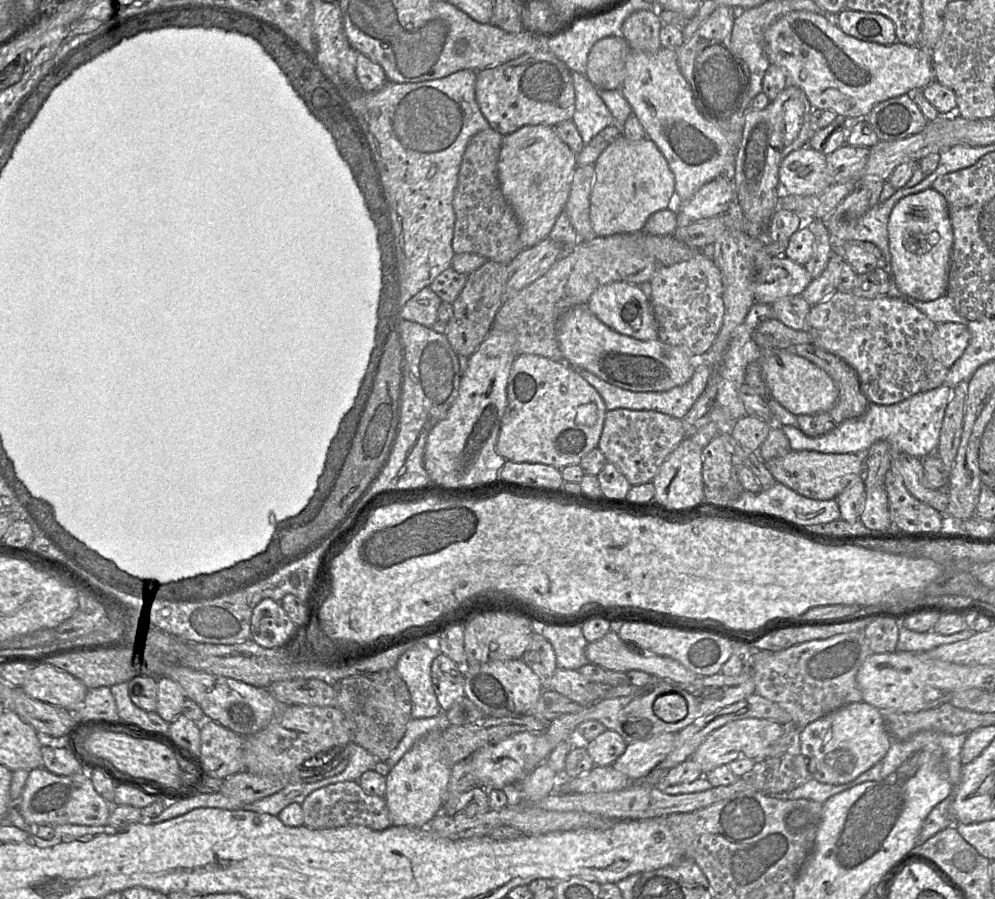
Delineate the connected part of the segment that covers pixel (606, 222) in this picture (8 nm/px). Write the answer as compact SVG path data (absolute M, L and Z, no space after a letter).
M619 136L608 144L594 163L595 177L590 196L590 221L595 236L606 237L615 234L642 231L649 217L669 208L675 200L675 177L665 157L649 138L630 141Z

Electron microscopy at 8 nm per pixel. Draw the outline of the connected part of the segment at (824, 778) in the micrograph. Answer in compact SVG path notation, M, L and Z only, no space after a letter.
M863 701L846 704L800 730L800 750L808 771L812 778L826 784L845 784L856 779L886 755L891 742L881 711Z

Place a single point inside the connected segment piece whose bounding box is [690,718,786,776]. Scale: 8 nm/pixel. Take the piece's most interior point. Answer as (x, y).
(747, 738)

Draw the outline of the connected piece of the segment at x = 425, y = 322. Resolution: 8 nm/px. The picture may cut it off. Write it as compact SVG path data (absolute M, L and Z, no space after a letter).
M427 286L403 306L401 316L405 320L431 328L438 320L438 309L441 303L441 298Z

